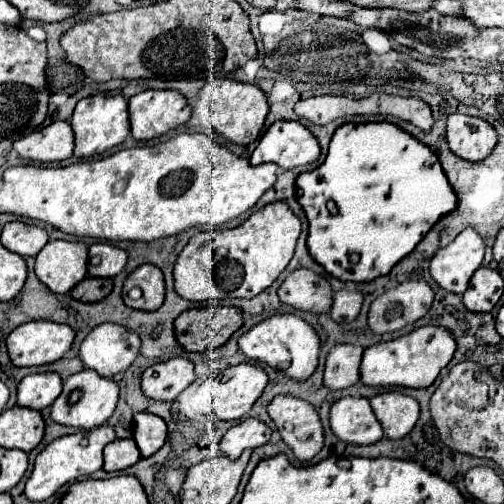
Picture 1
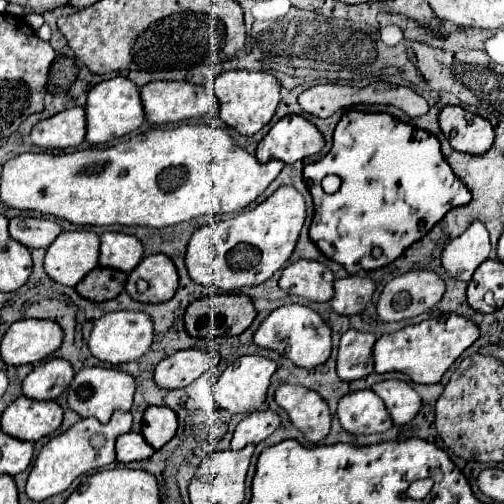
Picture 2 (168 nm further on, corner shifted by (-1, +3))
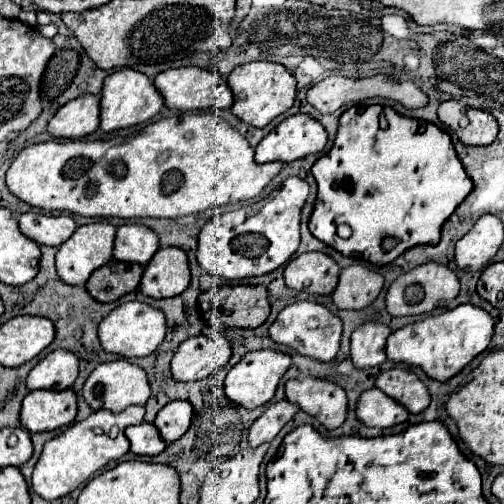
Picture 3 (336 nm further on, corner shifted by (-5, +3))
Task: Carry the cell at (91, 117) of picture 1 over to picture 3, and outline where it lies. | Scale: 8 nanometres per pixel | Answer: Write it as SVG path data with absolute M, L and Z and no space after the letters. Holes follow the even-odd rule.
M121 68L107 76L101 92L101 130L113 132L127 126L143 124L151 120L165 106L161 92L155 88L153 80L133 68Z

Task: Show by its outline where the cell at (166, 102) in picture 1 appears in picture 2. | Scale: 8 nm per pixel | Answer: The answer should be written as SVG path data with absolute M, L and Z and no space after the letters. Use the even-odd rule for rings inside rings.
M149 82L141 88L141 102L147 122L155 126L201 118L217 108L213 94L189 82Z

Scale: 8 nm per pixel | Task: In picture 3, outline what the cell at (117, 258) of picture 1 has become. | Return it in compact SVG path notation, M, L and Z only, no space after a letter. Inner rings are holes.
M125 224L117 230L113 258L121 262L147 264L159 250L157 234L143 224Z

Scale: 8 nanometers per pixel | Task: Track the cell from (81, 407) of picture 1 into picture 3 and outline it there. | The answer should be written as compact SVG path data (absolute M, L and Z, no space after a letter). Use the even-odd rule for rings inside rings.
M125 358L113 360L113 362L103 362L99 364L87 378L85 386L83 386L83 398L85 402L93 408L105 408L105 410L113 410L113 412L121 412L131 404L145 404L151 396L151 386L147 380L147 374L143 368L139 368L137 364L131 364Z

